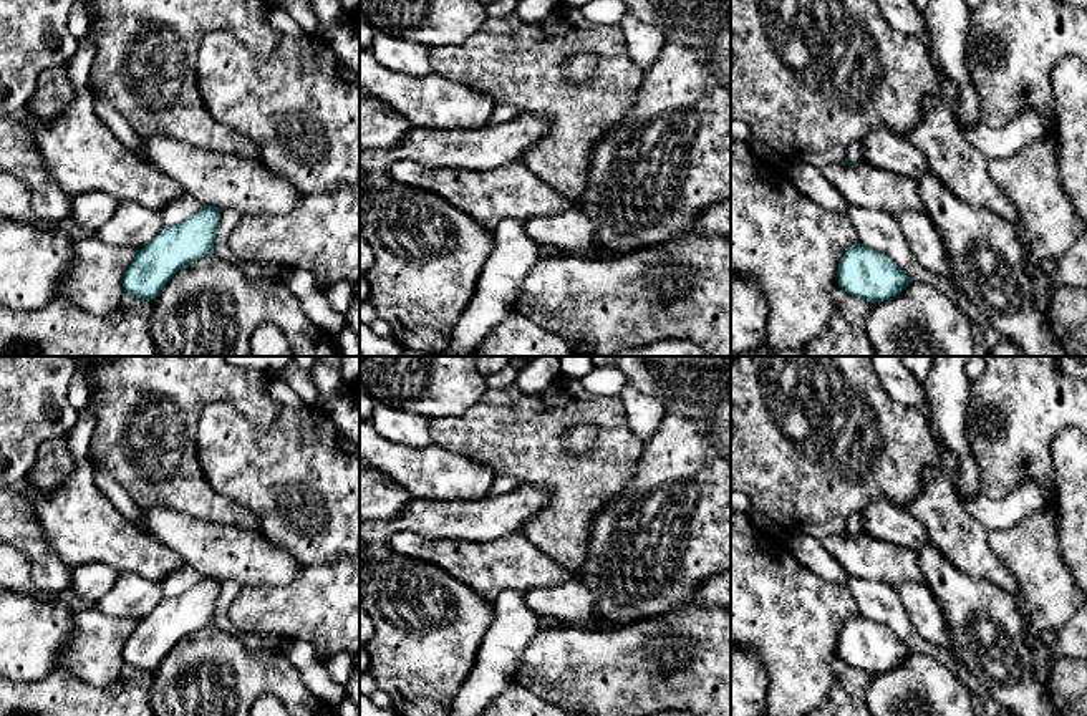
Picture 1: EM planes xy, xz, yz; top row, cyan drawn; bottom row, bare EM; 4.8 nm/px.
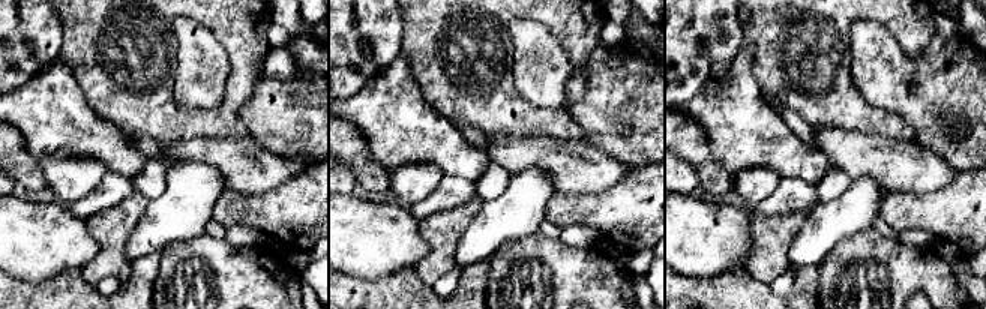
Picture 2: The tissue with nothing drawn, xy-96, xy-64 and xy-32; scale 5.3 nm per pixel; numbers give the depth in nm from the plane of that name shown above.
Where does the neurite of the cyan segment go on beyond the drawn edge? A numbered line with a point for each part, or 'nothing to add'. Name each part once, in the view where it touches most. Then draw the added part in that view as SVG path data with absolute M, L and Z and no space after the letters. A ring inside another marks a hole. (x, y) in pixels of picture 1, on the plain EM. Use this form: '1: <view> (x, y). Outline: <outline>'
1: yz (854, 522). Outline: M862 510L853 512L848 520L847 520L847 529L852 529L853 534L863 532L863 524L862 524Z

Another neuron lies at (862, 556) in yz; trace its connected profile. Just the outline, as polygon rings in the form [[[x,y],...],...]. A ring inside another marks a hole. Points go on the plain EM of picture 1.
[[[867,532],[829,535],[824,547],[840,562],[848,575],[882,582],[890,587],[900,583],[926,585],[918,552],[887,544]]]

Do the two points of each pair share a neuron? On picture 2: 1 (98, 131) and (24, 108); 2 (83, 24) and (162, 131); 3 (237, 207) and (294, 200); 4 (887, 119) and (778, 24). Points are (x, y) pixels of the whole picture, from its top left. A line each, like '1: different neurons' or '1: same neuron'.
1: same neuron
2: same neuron
3: same neuron
4: same neuron

